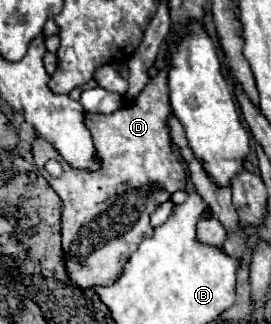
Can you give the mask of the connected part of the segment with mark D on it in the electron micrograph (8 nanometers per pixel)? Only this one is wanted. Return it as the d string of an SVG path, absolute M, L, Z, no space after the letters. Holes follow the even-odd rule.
M166 54L166 66L160 68L158 76L148 80L148 84L142 88L142 92L138 94L132 106L118 108L112 114L86 114L84 124L90 130L94 146L96 146L96 158L100 162L98 170L74 168L64 158L60 158L60 154L48 140L40 136L32 140L34 164L62 200L62 230L60 232L62 232L62 252L64 252L64 262L66 262L66 274L82 290L114 284L120 278L124 264L130 260L132 248L136 250L138 244L154 232L150 226L150 214L160 204L168 202L174 192L186 190L184 162L174 152L174 144L172 144L172 136L168 128L168 118L172 114L168 72L170 72L170 54ZM48 158L56 158L62 164L64 174L60 178L52 178L44 170L44 162Z

